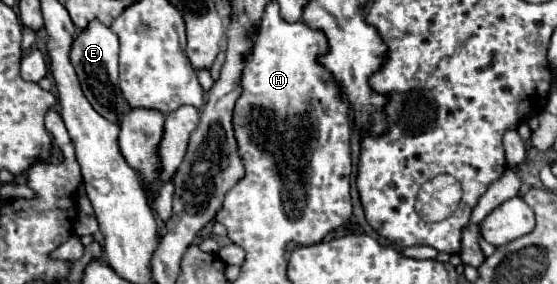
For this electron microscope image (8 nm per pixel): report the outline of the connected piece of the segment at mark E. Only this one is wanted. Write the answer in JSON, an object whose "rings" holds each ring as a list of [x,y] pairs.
{"rings":[[[89,21],[87,29],[79,31],[71,45],[71,65],[79,77],[85,97],[93,105],[93,109],[103,115],[107,121],[119,123],[123,113],[127,113],[129,105],[119,89],[119,69],[117,69],[117,51],[119,51],[119,37],[101,21]]]}

